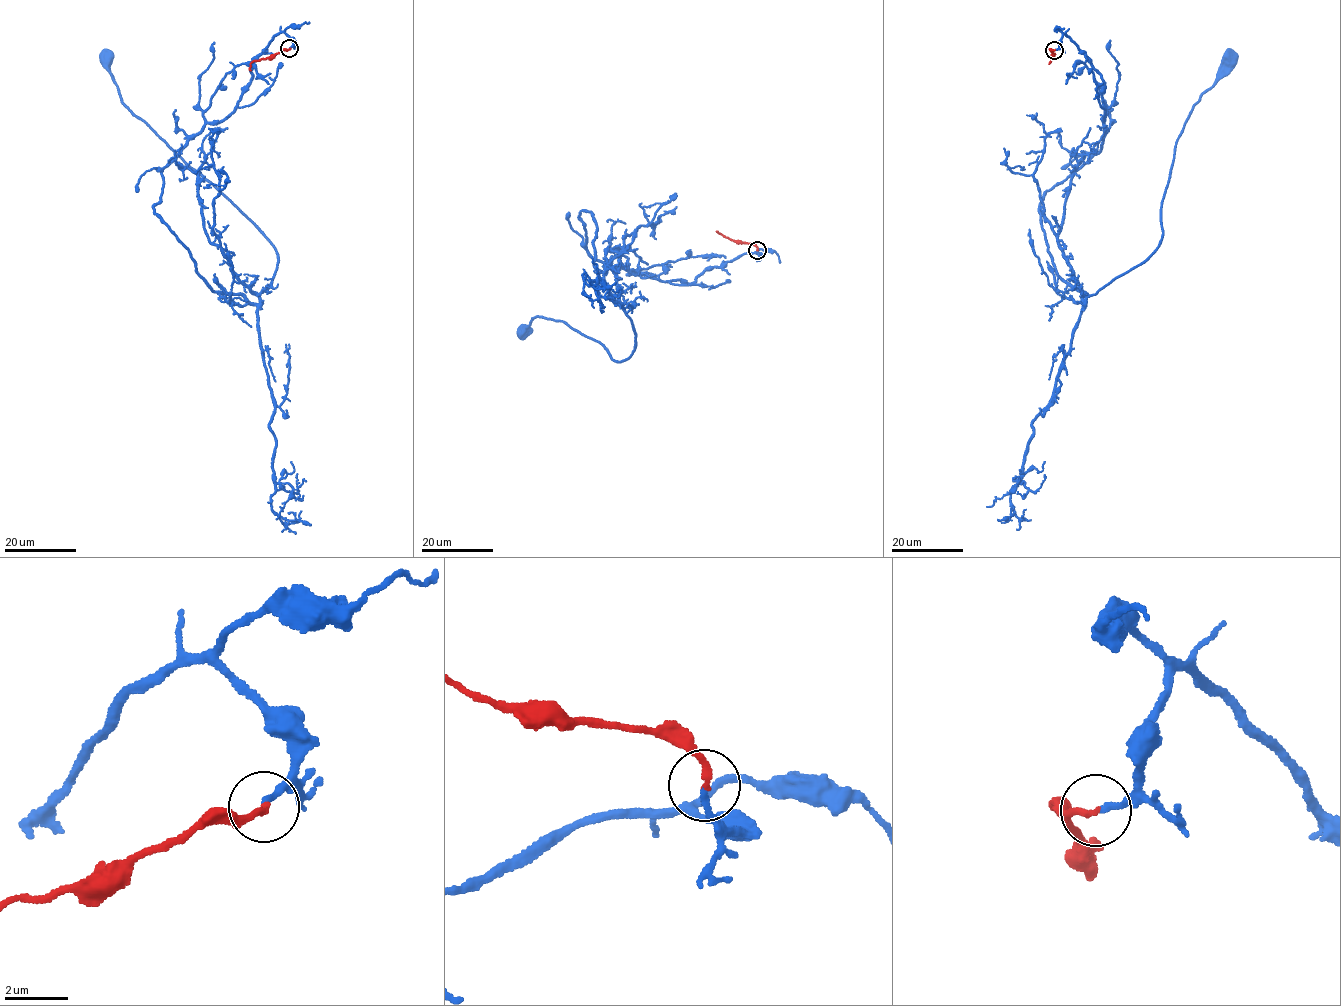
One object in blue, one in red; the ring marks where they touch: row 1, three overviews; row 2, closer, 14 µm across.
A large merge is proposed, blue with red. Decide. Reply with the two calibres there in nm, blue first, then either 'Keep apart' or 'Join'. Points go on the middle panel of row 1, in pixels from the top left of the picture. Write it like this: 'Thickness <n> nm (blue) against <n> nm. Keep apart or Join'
Thickness 180 nm (blue) against 200 nm. Join

